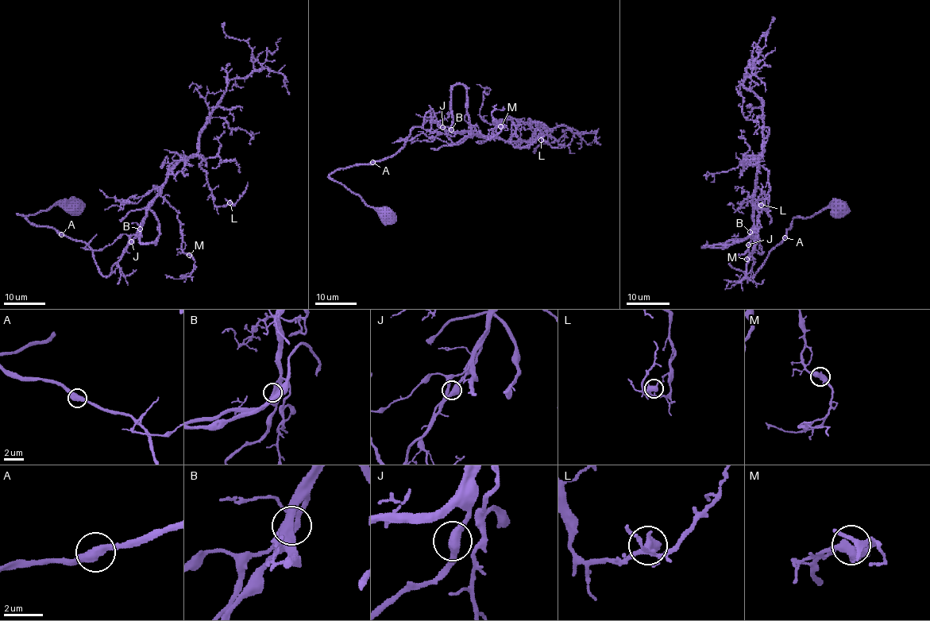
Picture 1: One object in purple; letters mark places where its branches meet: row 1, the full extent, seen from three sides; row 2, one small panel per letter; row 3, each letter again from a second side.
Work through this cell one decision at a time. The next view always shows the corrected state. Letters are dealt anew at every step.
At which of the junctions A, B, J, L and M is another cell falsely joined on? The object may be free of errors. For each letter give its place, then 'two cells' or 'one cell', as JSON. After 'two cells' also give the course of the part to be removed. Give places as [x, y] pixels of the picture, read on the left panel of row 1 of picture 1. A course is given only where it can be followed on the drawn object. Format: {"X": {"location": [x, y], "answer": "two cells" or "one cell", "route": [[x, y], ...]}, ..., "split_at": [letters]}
{"A": {"location": [61, 234], "answer": "one cell"}, "B": {"location": [140, 229], "answer": "one cell"}, "J": {"location": [131, 241], "answer": "one cell"}, "L": {"location": [229, 202], "answer": "one cell"}, "M": {"location": [189, 255], "answer": "one cell"}, "split_at": []}

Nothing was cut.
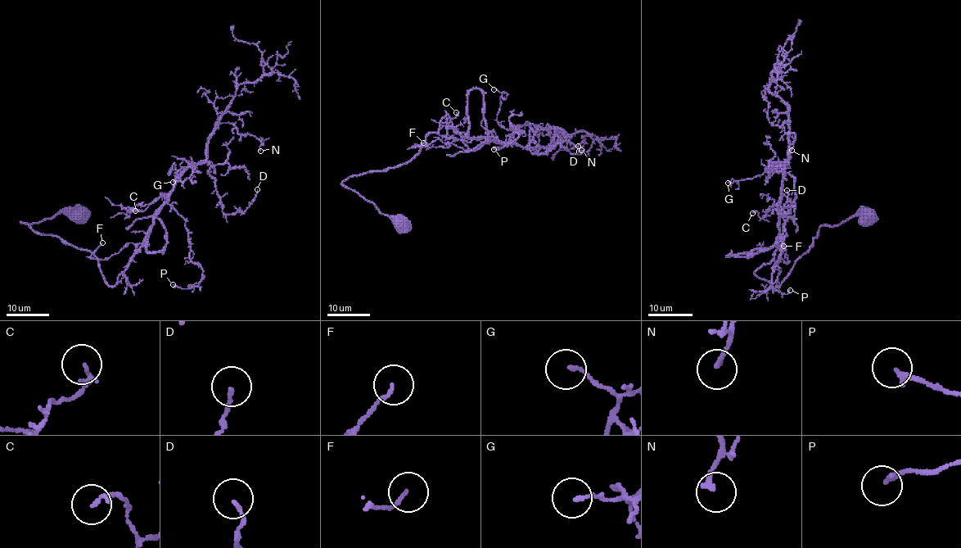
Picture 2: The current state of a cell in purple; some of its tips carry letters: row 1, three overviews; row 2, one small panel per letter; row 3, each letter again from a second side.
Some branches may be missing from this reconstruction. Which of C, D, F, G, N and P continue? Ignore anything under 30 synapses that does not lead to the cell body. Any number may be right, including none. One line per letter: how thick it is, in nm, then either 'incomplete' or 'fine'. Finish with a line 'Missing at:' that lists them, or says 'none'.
C: calibre 150 nm; fine
D: calibre 120 nm; fine
F: calibre 110 nm; fine
G: calibre 110 nm; fine
N: calibre 170 nm; fine
P: calibre 200 nm; fine
Missing at: none

